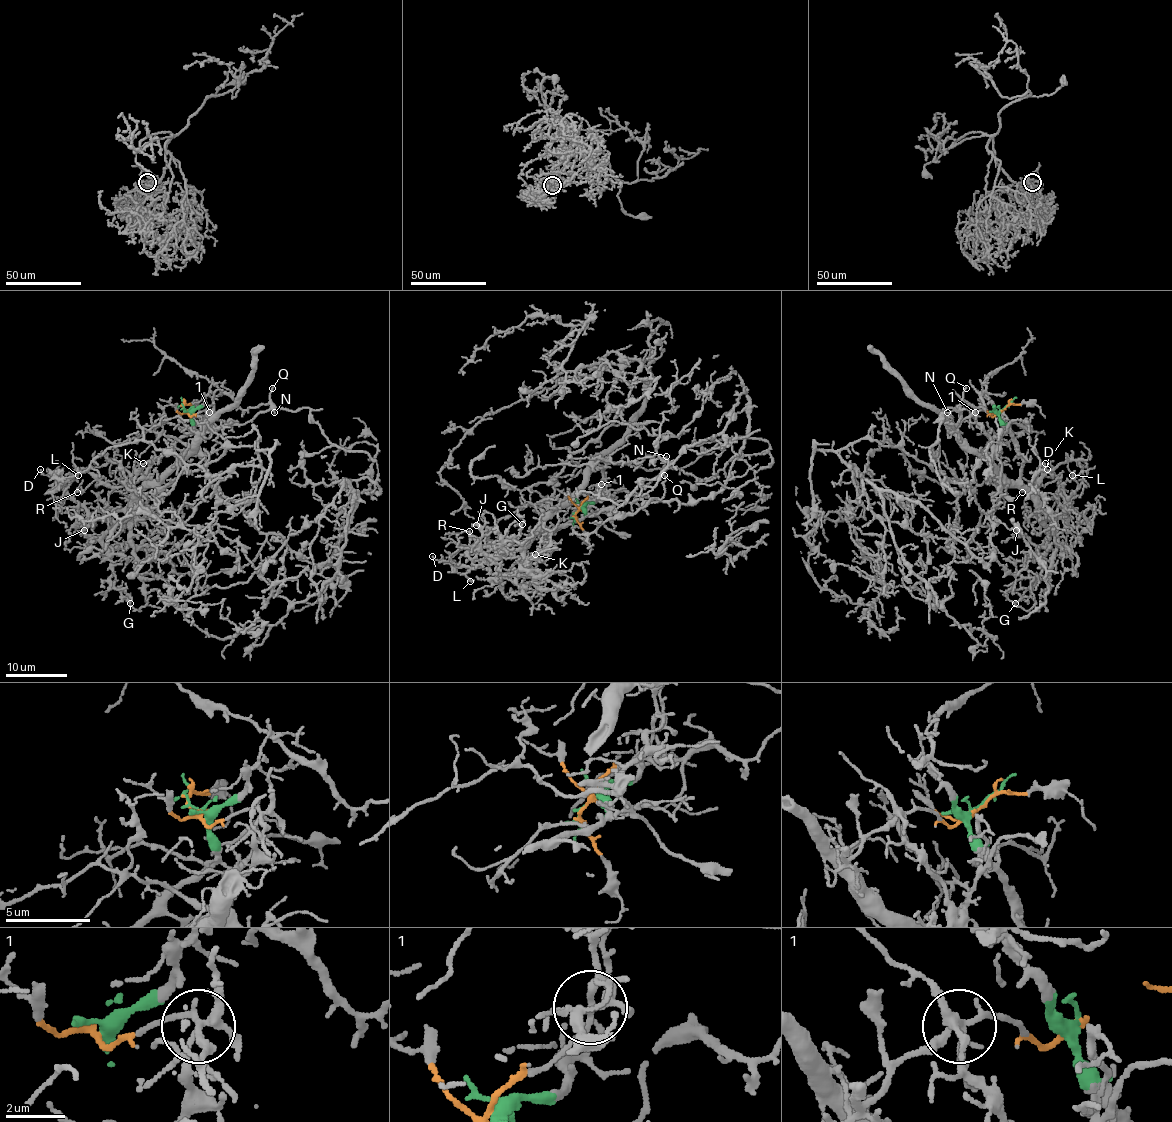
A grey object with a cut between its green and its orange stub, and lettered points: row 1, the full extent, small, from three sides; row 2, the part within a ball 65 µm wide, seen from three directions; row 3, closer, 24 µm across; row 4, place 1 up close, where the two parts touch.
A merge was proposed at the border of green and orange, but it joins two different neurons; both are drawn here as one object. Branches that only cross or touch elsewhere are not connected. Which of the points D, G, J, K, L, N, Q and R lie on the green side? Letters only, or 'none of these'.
D, G, J, K, L, R

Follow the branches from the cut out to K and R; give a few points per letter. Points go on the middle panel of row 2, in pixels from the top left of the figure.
K: (577, 512), (581, 509), (584, 515), (547, 532), (538, 529), (521, 547), (535, 555)
R: (577, 512), (581, 509), (584, 515), (547, 532), (538, 529), (526, 543), (518, 546), (476, 543), (469, 530)

